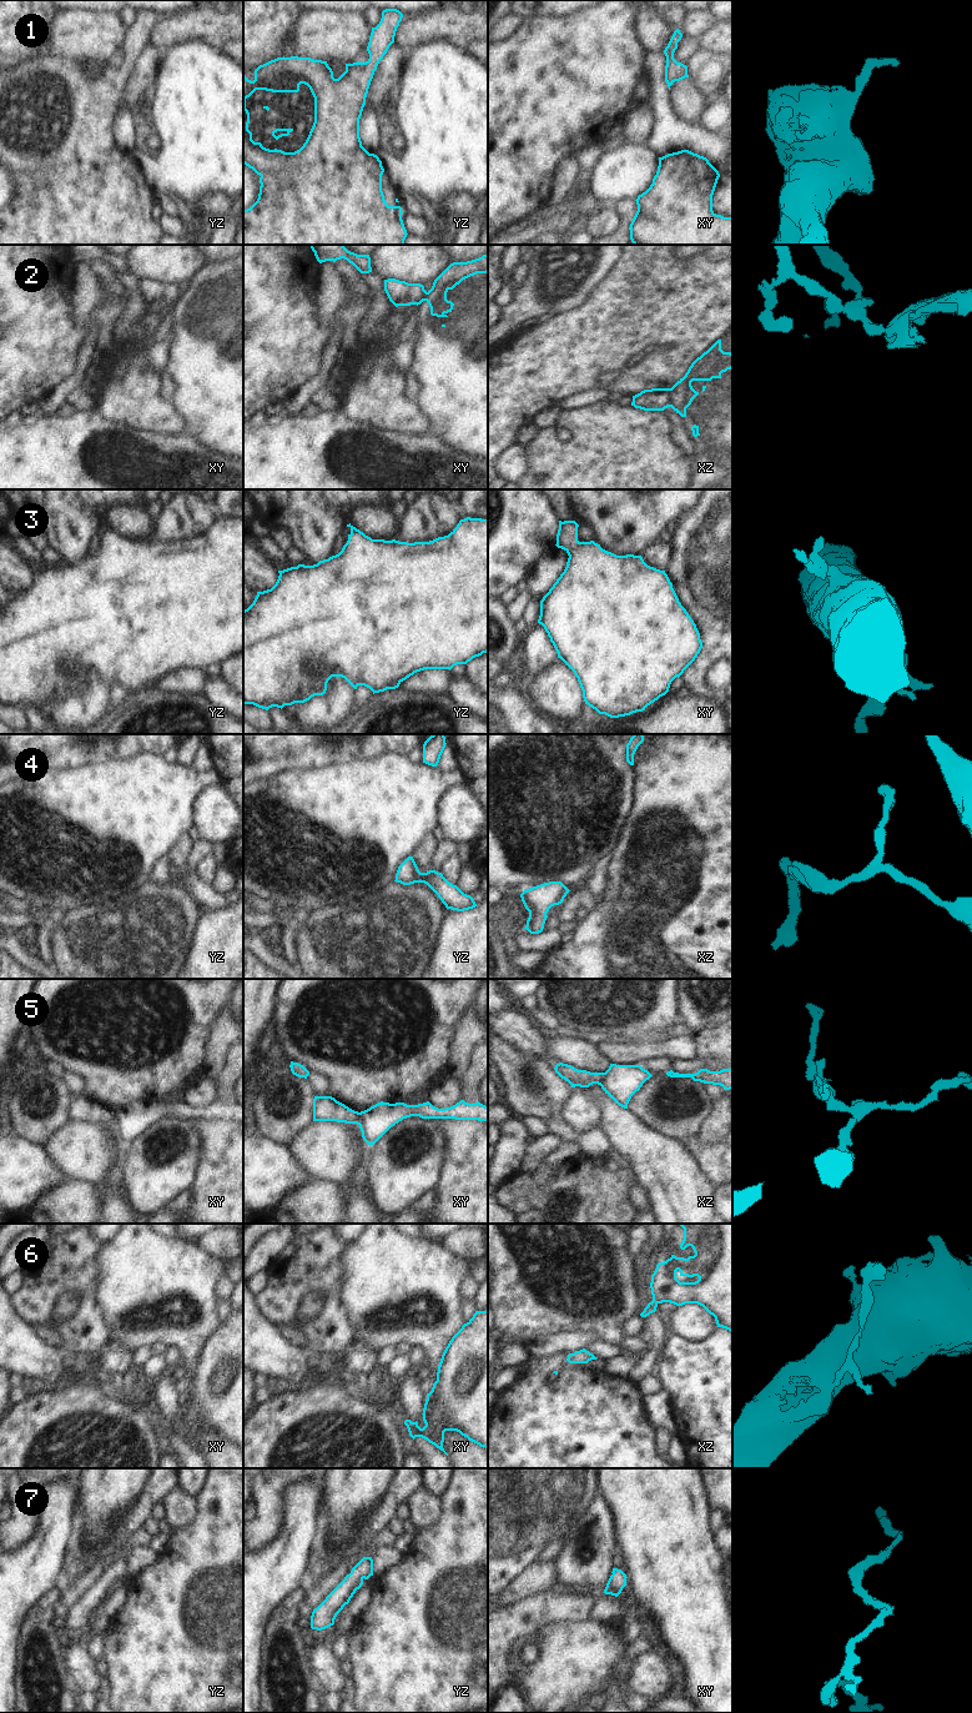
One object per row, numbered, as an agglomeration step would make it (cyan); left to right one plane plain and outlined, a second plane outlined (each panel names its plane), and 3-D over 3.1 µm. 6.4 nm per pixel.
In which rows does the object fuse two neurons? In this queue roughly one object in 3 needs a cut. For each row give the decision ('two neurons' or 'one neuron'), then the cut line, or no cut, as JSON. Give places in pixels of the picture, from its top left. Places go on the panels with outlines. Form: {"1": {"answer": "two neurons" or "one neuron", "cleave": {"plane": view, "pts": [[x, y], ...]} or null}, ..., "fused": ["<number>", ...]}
{"1": {"answer": "one neuron", "cleave": null}, "2": {"answer": "two neurons", "cleave": {"plane": "xz", "pts": [[669, 388], [673, 395], [671, 406]]}}, "3": {"answer": "one neuron", "cleave": null}, "4": {"answer": "one neuron", "cleave": null}, "5": {"answer": "two neurons", "cleave": {"plane": "xy", "pts": [[358, 1113], [359, 1124]]}}, "6": {"answer": "one neuron", "cleave": null}, "7": {"answer": "one neuron", "cleave": null}, "fused": ["2", "5"]}

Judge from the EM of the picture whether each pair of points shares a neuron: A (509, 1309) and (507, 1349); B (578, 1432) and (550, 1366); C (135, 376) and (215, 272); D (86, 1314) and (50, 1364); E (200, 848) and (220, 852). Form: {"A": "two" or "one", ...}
{"A": "two", "B": "one", "C": "two", "D": "two", "E": "one"}

